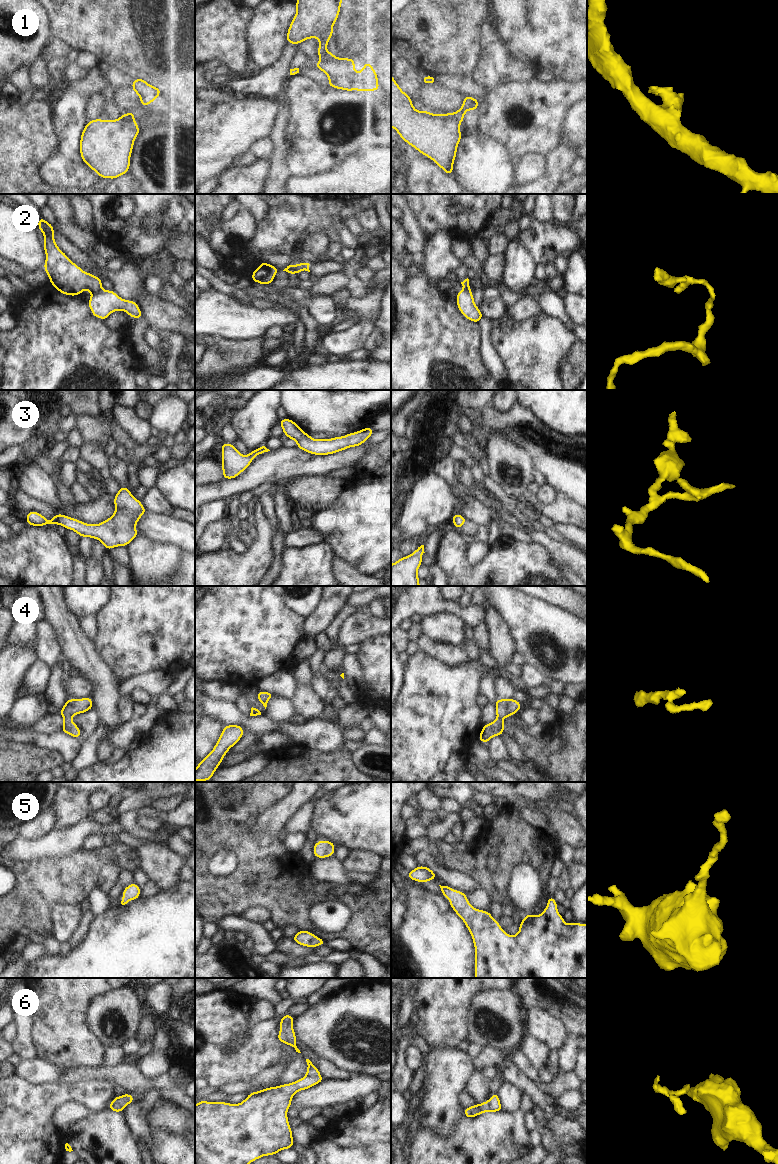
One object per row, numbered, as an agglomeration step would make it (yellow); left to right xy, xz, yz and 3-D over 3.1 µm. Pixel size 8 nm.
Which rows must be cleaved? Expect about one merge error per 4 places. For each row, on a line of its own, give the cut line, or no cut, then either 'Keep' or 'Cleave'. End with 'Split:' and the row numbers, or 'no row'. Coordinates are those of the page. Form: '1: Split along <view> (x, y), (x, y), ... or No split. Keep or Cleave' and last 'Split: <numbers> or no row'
1: Split along yz (444, 114), (450, 115), (459, 123). Cleave
2: Split along xy (101, 288), (92, 294). Cleave
3: No split. Keep
4: No split. Keep
5: No split. Keep
6: Split along xz (319, 1074), (306, 1076). Cleave
Split: 1, 2, 6.

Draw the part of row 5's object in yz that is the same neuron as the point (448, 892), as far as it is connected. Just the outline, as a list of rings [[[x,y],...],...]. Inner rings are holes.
[[[447,884],[439,885],[442,891],[442,896],[449,899],[449,903],[454,912],[463,920],[468,931],[471,934],[475,948],[475,975],[474,978],[587,978],[587,924],[581,924],[573,921],[567,924],[563,916],[557,910],[558,903],[553,896],[549,896],[547,906],[540,915],[532,915],[531,913],[524,916],[519,924],[519,932],[516,935],[508,935],[500,926],[499,921],[496,921],[489,911],[475,909],[467,900],[467,895],[459,890],[453,890]]]

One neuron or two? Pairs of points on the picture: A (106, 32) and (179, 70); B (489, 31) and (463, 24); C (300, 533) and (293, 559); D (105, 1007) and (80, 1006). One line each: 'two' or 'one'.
A: one
B: two
C: two
D: two

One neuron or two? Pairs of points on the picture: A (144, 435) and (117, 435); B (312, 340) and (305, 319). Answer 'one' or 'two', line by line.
A: two
B: one

